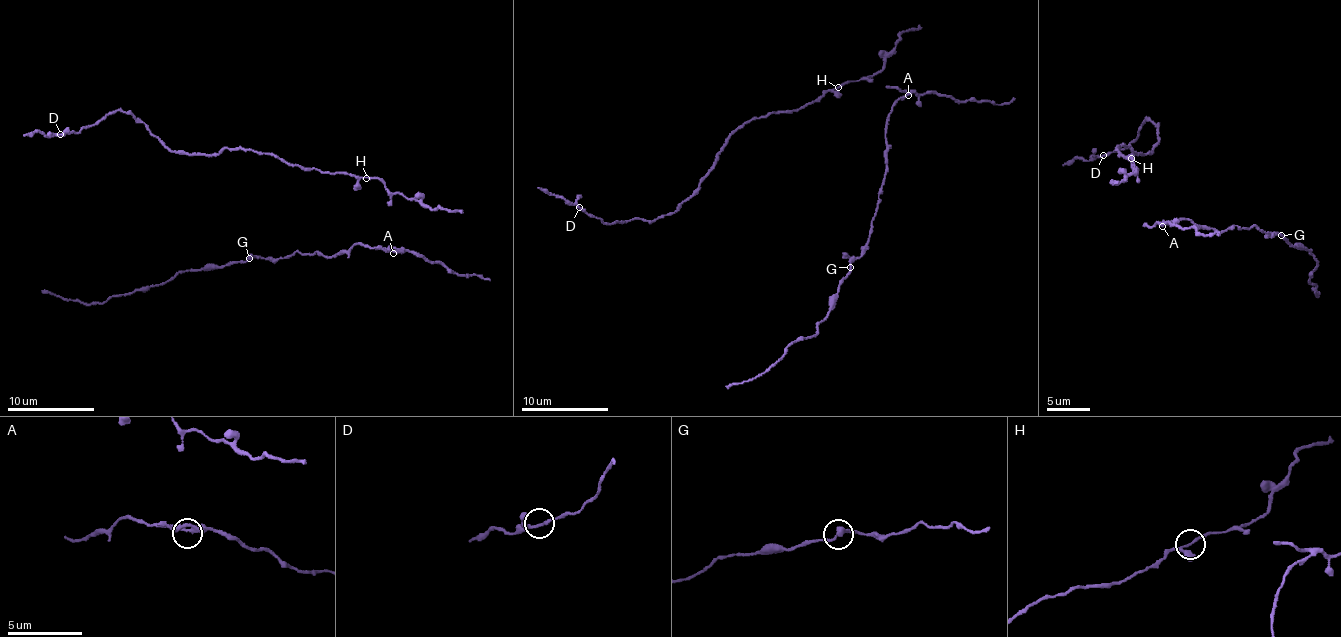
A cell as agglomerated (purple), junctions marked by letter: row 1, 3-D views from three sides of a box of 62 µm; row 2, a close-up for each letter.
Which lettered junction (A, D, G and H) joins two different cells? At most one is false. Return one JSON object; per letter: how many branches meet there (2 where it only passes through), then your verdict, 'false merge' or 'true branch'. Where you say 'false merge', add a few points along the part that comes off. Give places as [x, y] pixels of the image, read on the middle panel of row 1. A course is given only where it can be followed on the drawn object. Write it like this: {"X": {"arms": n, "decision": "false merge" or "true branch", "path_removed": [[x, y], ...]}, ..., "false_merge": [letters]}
{"A": {"arms": 3, "decision": "true branch"}, "D": {"arms": 3, "decision": "true branch"}, "G": {"arms": 3, "decision": "true branch"}, "H": {"arms": 3, "decision": "true branch"}, "false_merge": []}

